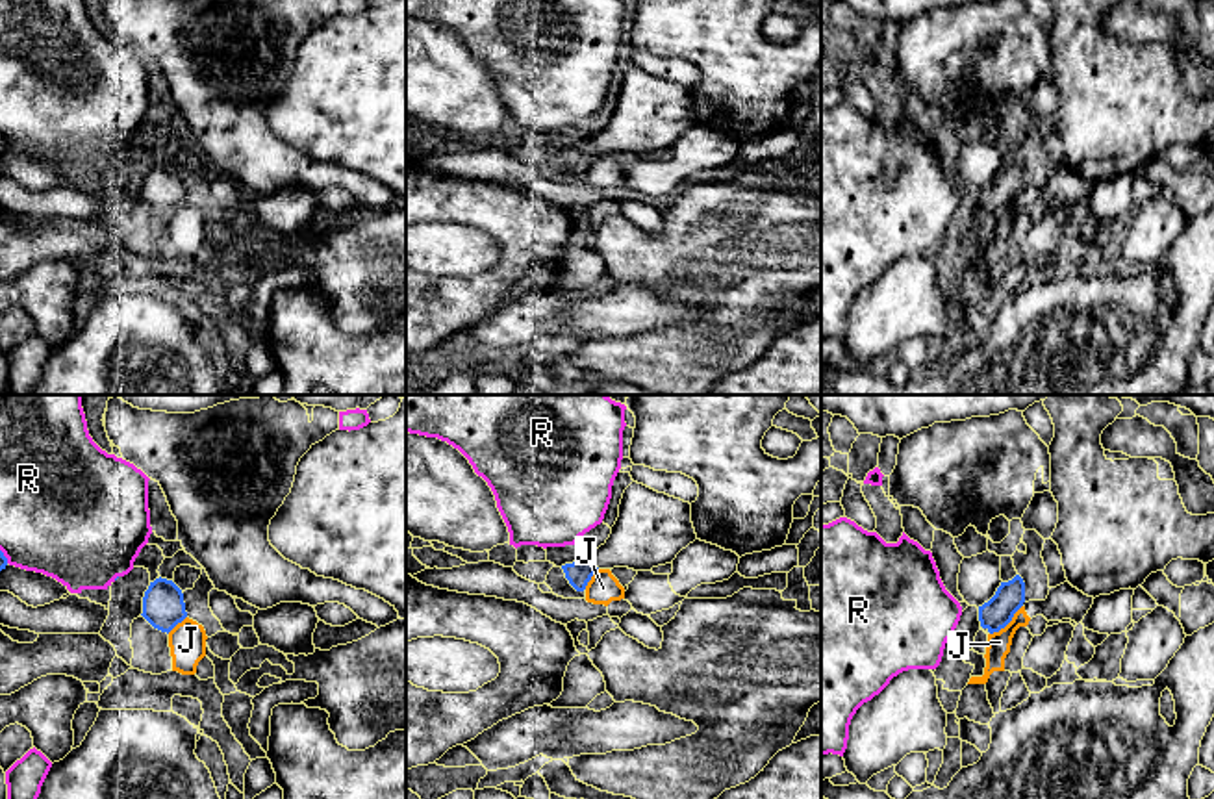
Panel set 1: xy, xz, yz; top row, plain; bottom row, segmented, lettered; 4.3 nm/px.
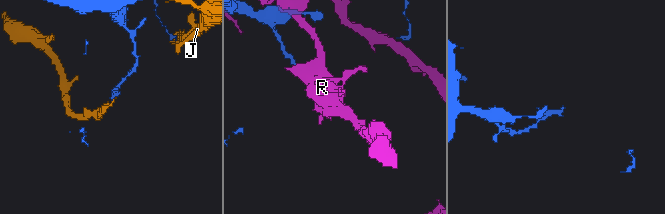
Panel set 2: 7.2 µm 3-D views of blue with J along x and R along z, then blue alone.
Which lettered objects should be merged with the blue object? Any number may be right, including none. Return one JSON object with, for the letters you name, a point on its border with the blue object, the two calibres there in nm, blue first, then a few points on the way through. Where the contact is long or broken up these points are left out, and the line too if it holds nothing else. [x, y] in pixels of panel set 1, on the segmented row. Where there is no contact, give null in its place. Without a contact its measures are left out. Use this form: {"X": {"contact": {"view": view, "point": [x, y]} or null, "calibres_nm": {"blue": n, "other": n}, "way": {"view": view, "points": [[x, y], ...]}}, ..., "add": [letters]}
{"add": []}

